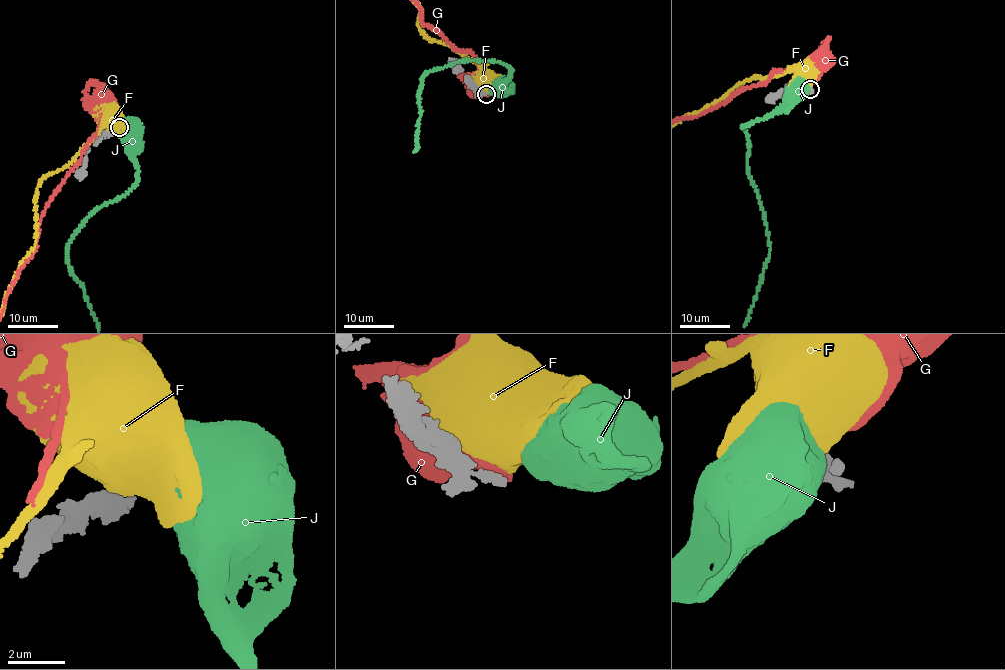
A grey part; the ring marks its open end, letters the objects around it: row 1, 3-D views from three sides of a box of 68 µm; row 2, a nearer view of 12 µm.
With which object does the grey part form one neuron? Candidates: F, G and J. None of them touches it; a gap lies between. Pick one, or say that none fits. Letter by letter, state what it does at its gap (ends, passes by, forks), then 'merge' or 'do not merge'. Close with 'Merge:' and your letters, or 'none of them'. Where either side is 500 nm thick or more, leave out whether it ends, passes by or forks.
F: do not merge
G: it passes by; do not merge
J: do not merge
Merge: none of them

